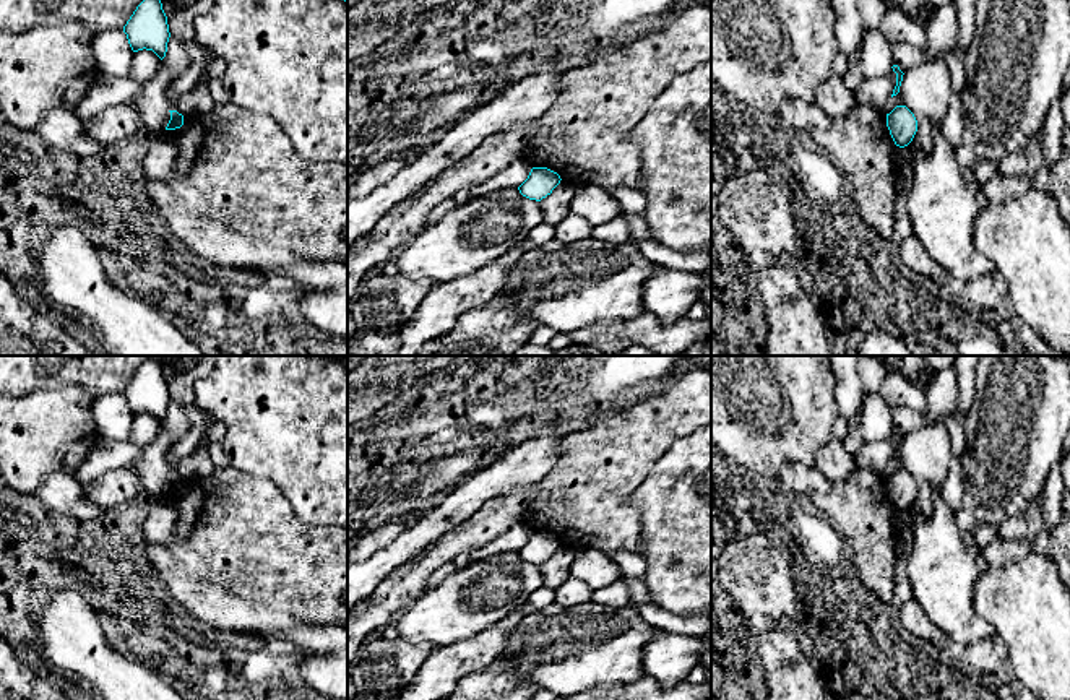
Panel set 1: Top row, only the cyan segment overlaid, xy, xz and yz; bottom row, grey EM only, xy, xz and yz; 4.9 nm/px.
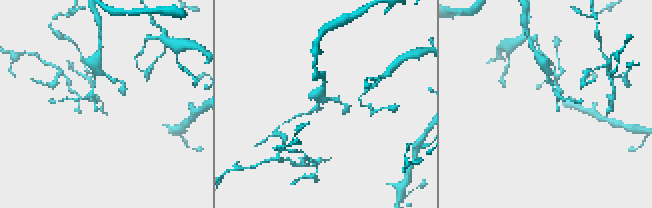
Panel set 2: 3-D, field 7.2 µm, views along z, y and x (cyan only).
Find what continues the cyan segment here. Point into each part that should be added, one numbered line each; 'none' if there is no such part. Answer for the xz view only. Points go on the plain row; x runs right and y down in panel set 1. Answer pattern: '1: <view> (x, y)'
none

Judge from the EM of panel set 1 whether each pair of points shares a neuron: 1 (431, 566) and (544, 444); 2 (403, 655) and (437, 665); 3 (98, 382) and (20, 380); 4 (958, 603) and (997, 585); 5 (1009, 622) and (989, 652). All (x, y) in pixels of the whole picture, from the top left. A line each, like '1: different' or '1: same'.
1: different
2: different
3: same
4: different
5: different

